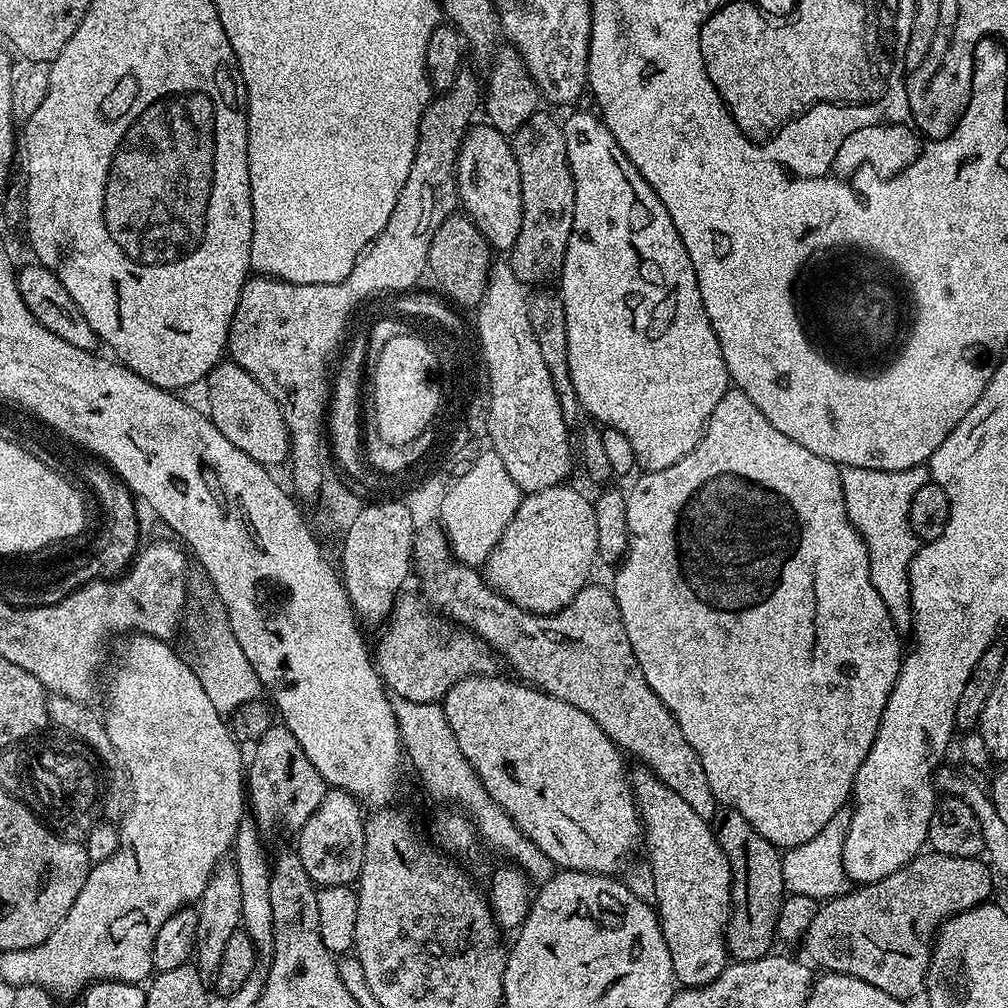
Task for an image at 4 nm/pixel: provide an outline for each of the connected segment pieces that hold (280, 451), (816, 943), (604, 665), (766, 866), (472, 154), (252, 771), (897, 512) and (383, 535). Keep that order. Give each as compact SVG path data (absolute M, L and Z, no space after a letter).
M221 362L213 368L206 378L208 384L208 408L207 415L214 426L242 450L254 462L265 466L280 464L289 459L290 445L288 443L288 427L282 418L282 410L278 402L242 366L231 362Z
M925 850L914 857L911 864L899 868L894 874L873 884L853 887L834 900L823 901L810 922L810 930L804 935L802 948L808 951L807 959L813 965L821 964L828 972L841 972L854 978L862 978L862 982L870 982L870 986L878 986L878 990L894 998L911 1001L911 996L916 996L919 992L921 995L925 991L928 964L931 962L934 945L931 935L915 936L912 933L916 920L939 926L952 916L985 903L991 897L988 895L992 892L992 876L994 880L993 869L983 859L954 858L950 854Z
M425 532L420 538L414 568L424 583L423 599L446 614L453 625L482 637L521 681L578 706L582 714L590 714L617 748L629 757L637 756L637 761L679 794L698 818L711 821L717 815L718 801L710 782L706 782L702 758L686 742L672 711L650 690L650 682L634 658L630 638L626 638L626 626L611 587L589 582L555 615L525 612L489 587L475 567L461 564L436 532Z
M728 810L723 813L725 816L719 817L720 825L715 825L716 841L719 842L721 850L726 854L730 862L732 871L732 915L728 917L728 931L726 939L728 950L733 961L757 960L769 955L773 951L772 944L777 943L776 939L776 919L780 913L780 907L786 895L784 883L782 882L782 852L775 848L742 814Z
M487 122L475 123L468 129L460 144L459 158L456 160L457 197L465 215L471 217L476 228L488 240L489 245L497 251L511 251L521 232L522 196L521 175L518 174L518 164L512 145L507 135L498 131Z
M280 722L273 723L272 728L262 734L251 752L252 760L250 756L246 764L246 800L256 825L265 837L275 832L299 833L324 797L326 785L322 774L314 770L314 762L310 762L306 750L298 746L298 738Z
M924 464L897 472L841 467L840 477L846 514L868 547L870 582L874 590L878 590L878 598L886 602L886 610L895 622L897 632L907 633L912 627L908 567L918 547L916 535L908 521L908 511L916 491L930 482L930 473Z
M373 502L369 508L368 505L361 507L348 525L344 549L340 552L344 566L342 583L357 617L365 625L379 625L392 615L396 597L401 595L403 589L400 587L408 576L408 570L410 572L412 568L412 560L408 556L408 513L396 505L383 507L379 502Z

